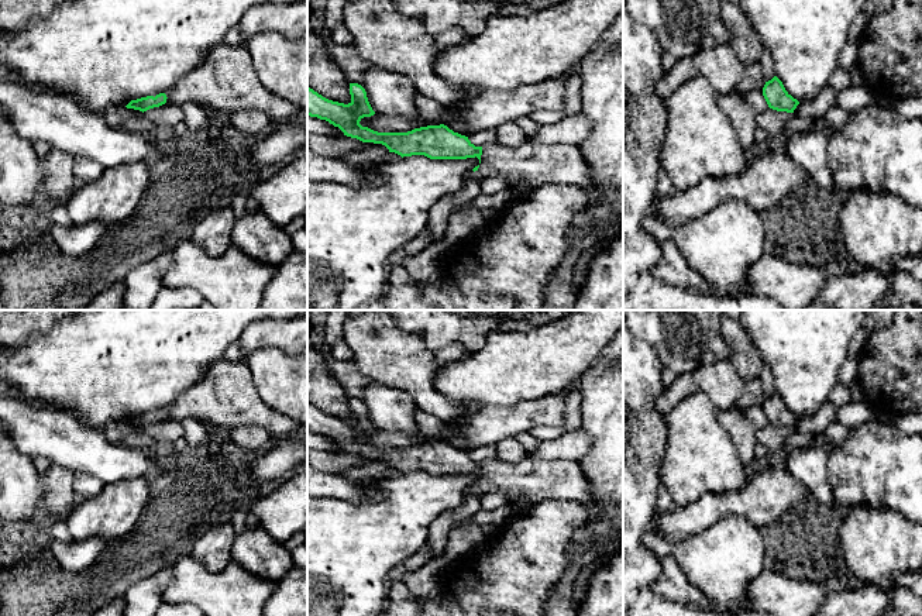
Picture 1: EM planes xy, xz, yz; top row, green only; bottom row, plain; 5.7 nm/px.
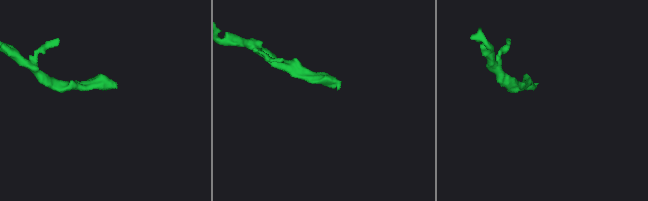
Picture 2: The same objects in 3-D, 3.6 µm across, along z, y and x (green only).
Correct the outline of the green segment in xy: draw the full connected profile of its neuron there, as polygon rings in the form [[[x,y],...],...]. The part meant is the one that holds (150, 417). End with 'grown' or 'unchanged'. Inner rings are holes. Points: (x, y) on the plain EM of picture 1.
[[[216,361],[197,383],[183,390],[168,406],[131,416],[125,423],[147,427],[162,420],[209,420],[217,426],[266,429],[273,441],[307,430],[271,409],[258,395],[245,361]]]; grown

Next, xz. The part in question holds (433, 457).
[[[350,399],[348,420],[328,416],[307,402],[307,431],[326,436],[344,451],[362,458],[385,461],[403,472],[424,471],[430,475],[478,474],[479,481],[469,491],[475,495],[506,492],[513,505],[543,500],[591,502],[589,482],[577,461],[540,460],[524,455],[519,462],[498,458],[475,462],[468,452],[447,441],[427,441],[407,448],[378,448],[362,443],[364,433],[375,430],[365,405]]]; grown

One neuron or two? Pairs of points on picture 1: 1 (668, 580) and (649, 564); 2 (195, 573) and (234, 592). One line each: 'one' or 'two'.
1: two
2: one

